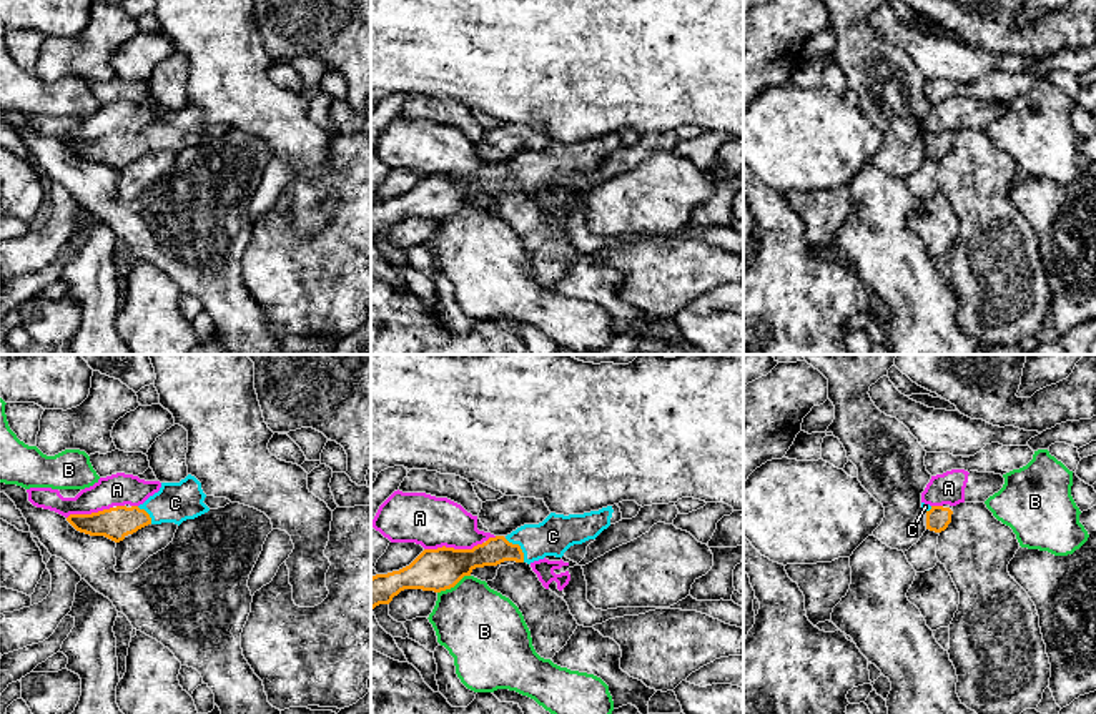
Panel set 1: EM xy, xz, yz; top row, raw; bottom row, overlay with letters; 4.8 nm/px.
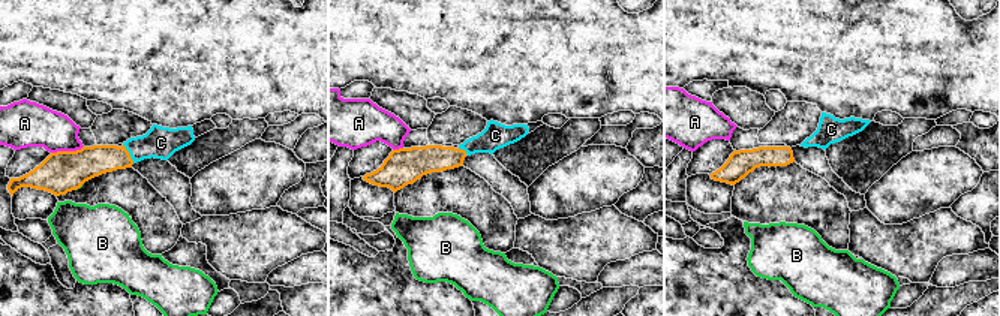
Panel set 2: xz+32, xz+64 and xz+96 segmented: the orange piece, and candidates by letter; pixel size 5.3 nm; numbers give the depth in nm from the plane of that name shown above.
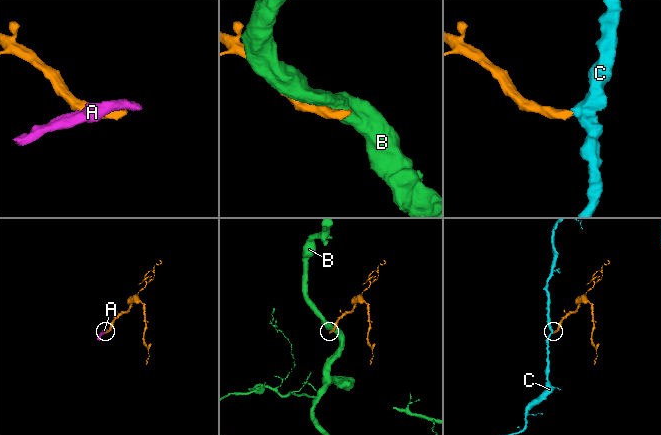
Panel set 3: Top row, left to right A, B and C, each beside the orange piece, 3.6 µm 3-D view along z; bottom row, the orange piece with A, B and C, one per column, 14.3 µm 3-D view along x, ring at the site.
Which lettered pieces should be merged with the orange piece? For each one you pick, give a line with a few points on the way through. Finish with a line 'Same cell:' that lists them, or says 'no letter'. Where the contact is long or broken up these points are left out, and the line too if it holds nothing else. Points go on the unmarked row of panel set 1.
C: way xz (496, 177), (519, 173), (552, 163)
Same cell: C

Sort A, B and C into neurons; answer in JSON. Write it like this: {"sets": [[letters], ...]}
{"sets": [["A"], ["B"], ["C"]]}

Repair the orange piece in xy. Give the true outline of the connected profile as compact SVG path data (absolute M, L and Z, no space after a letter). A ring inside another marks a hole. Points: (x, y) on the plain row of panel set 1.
M188 102L180 110L161 110L158 120L140 133L116 133L91 141L70 141L67 148L80 160L105 163L115 170L148 151L195 146L210 138L201 110Z

